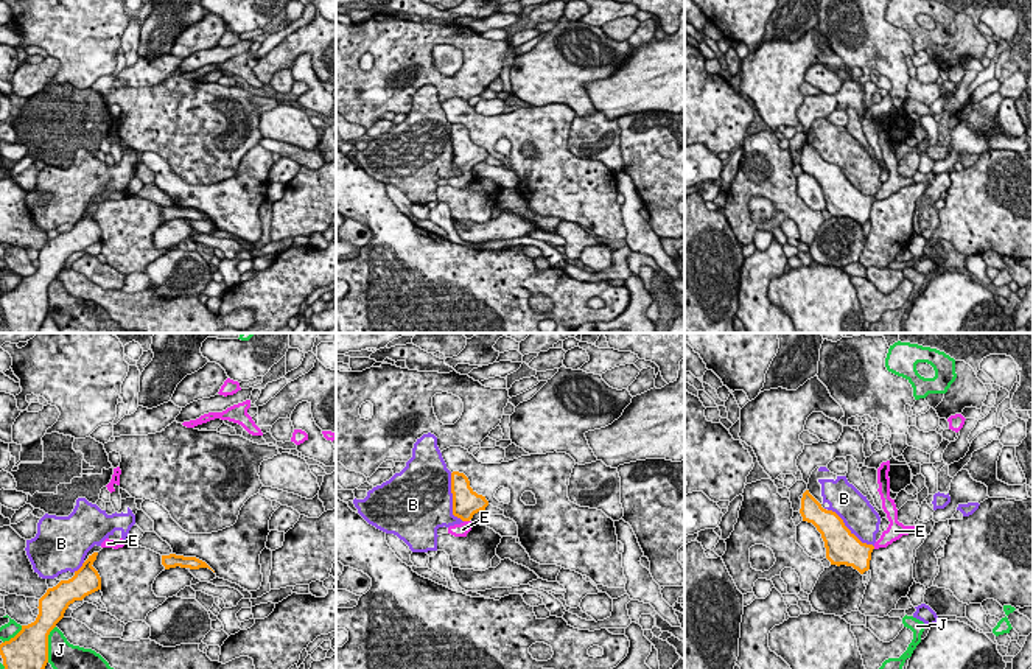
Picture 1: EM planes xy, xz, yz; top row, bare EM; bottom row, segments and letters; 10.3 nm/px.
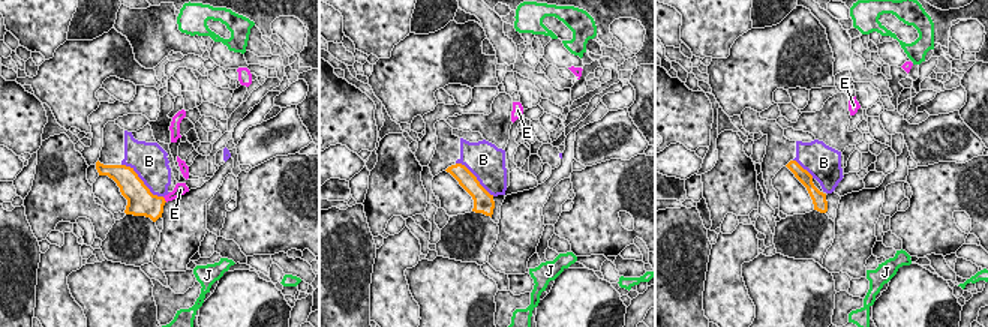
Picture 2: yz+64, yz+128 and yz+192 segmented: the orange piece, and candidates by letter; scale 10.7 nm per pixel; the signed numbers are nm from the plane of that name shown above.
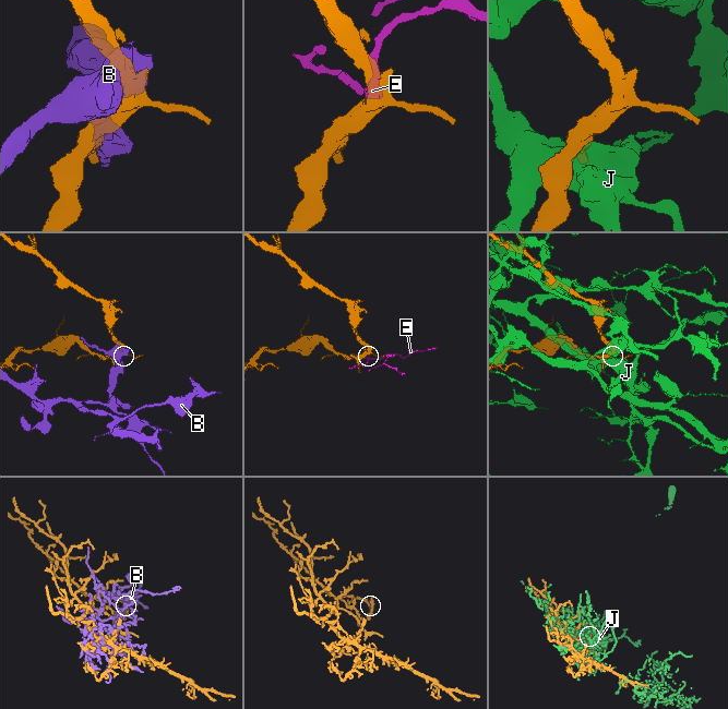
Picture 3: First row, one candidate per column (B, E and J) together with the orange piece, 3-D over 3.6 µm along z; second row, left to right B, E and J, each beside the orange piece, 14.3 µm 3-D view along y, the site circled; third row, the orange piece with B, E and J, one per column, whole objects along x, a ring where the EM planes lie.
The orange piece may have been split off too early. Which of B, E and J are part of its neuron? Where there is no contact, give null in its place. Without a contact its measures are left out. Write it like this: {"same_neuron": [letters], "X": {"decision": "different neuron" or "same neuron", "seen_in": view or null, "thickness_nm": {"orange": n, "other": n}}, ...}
{"same_neuron": ["E"], "B": {"decision": "different neuron", "seen_in": "xz", "thickness_nm": {"orange": 280, "other": 480}}, "E": {"decision": "same neuron", "seen_in": "xz", "thickness_nm": {"orange": 280, "other": 140}}, "J": {"decision": "different neuron", "seen_in": "xy", "thickness_nm": {"orange": 400, "other": 280}}}

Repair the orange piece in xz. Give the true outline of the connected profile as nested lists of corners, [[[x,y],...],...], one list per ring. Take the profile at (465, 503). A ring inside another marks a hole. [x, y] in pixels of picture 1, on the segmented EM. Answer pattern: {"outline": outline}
{"outline": [[[451,473],[451,493],[453,493],[453,515],[460,518],[460,524],[448,527],[448,534],[454,537],[467,537],[473,523],[470,521],[474,513],[485,510],[488,501],[485,496],[478,495],[464,473]]]}

